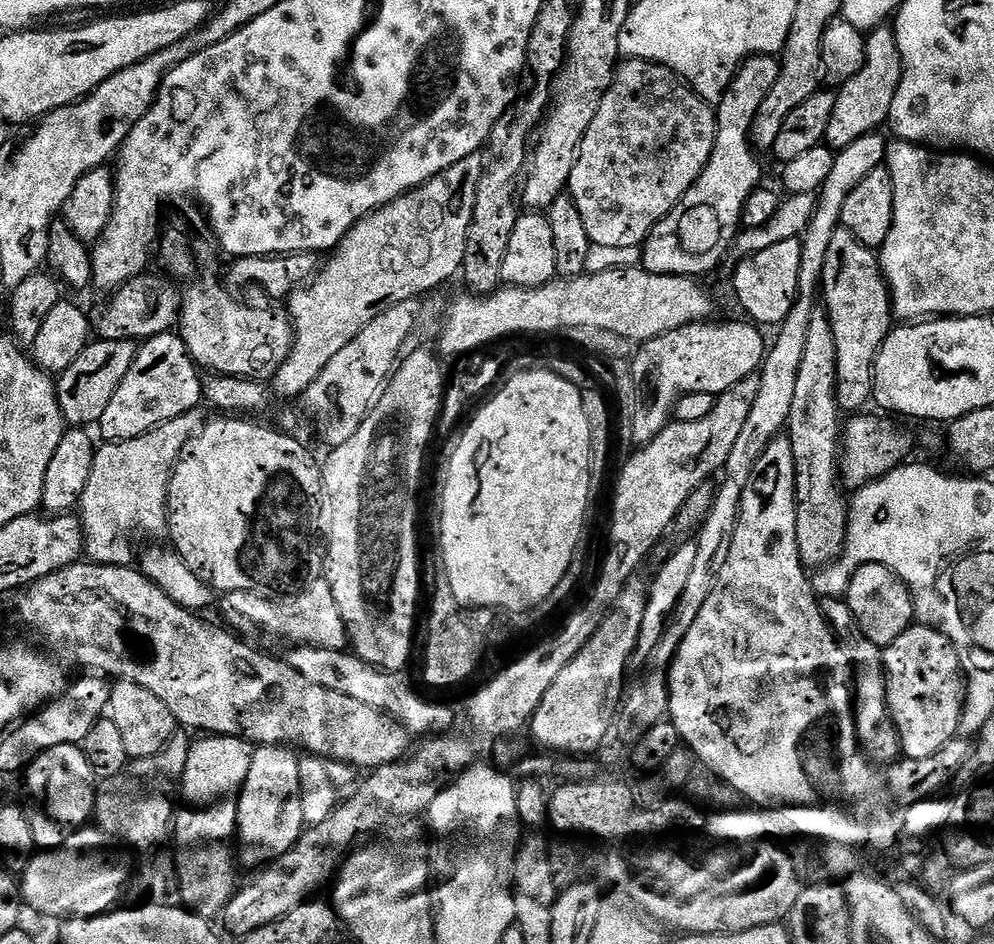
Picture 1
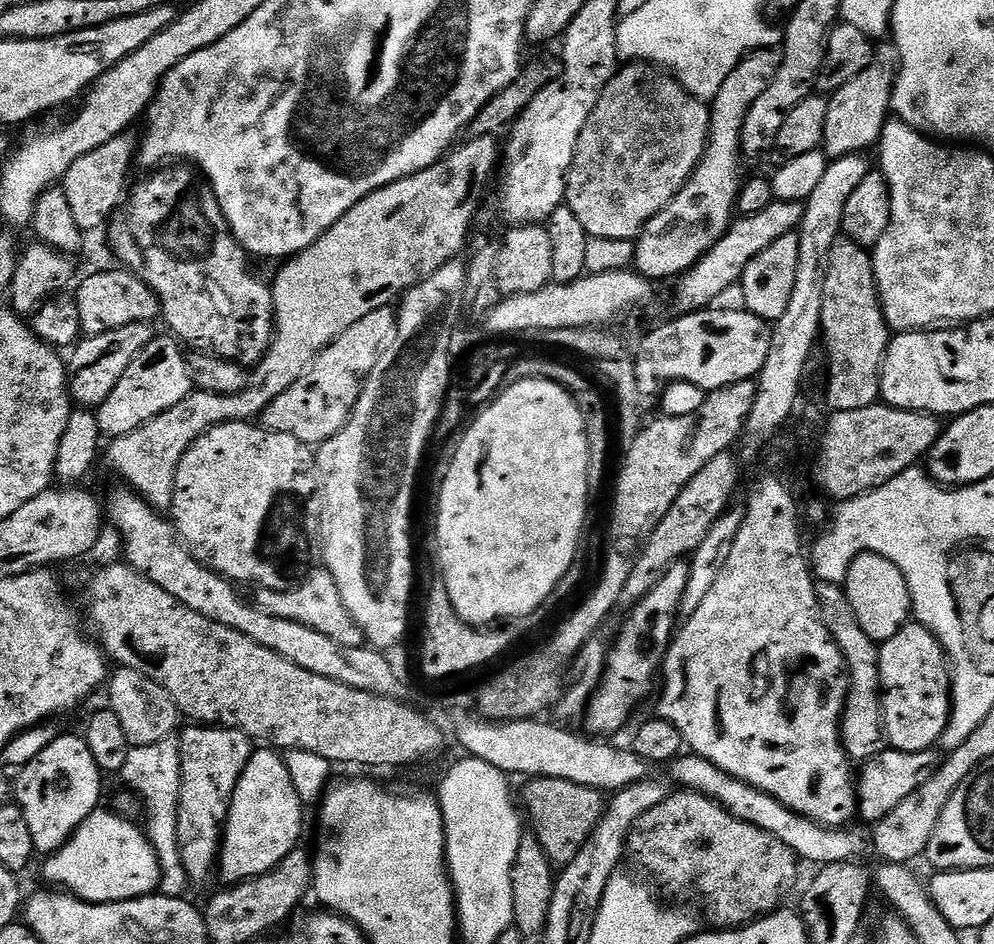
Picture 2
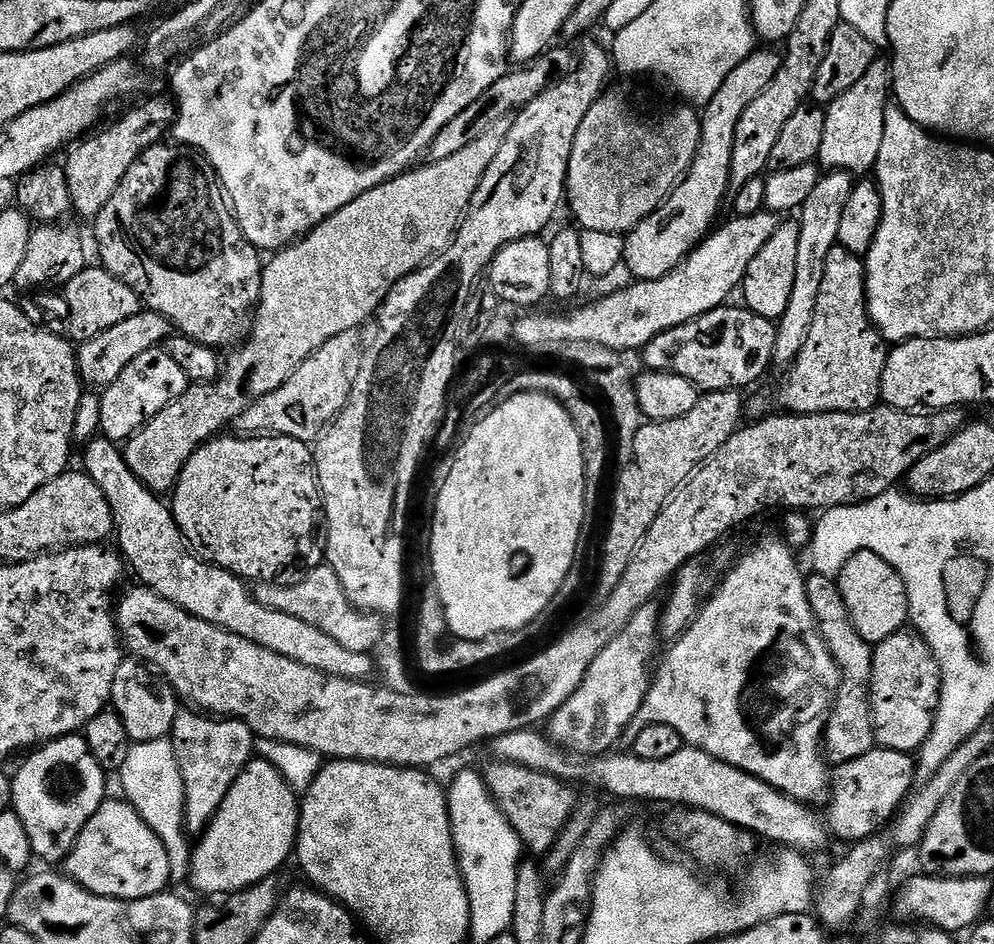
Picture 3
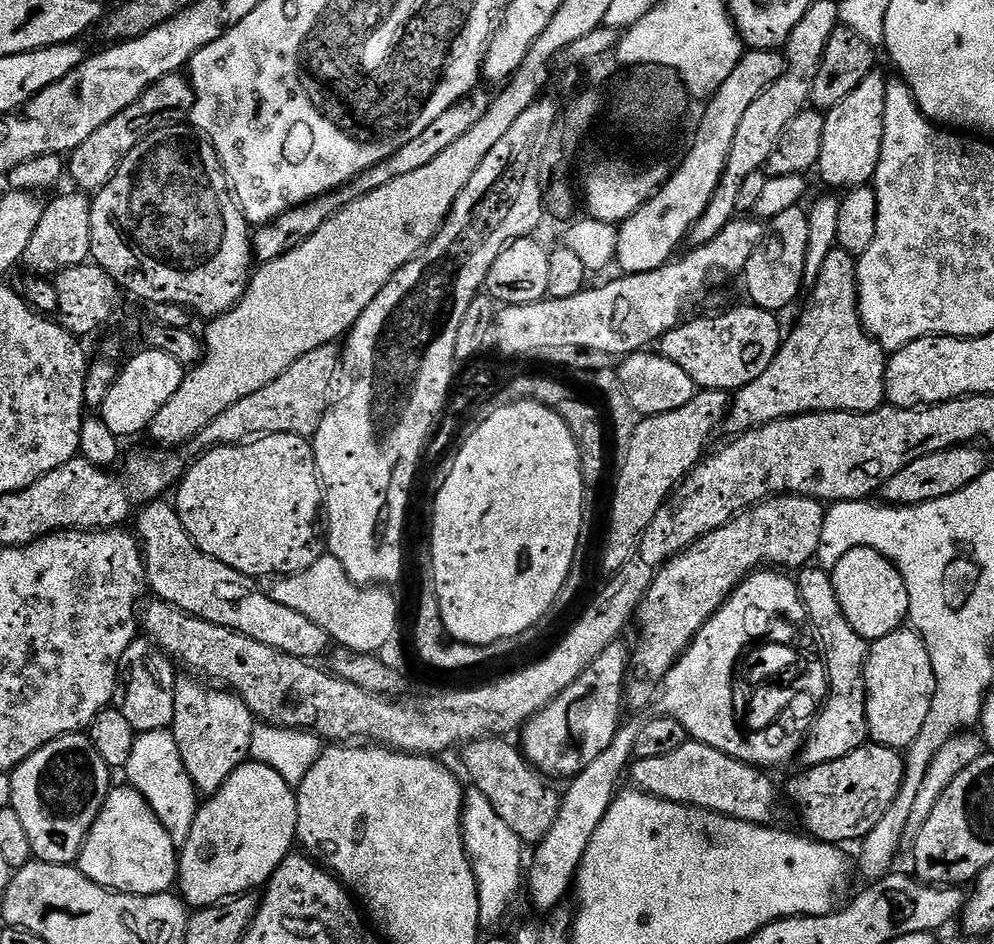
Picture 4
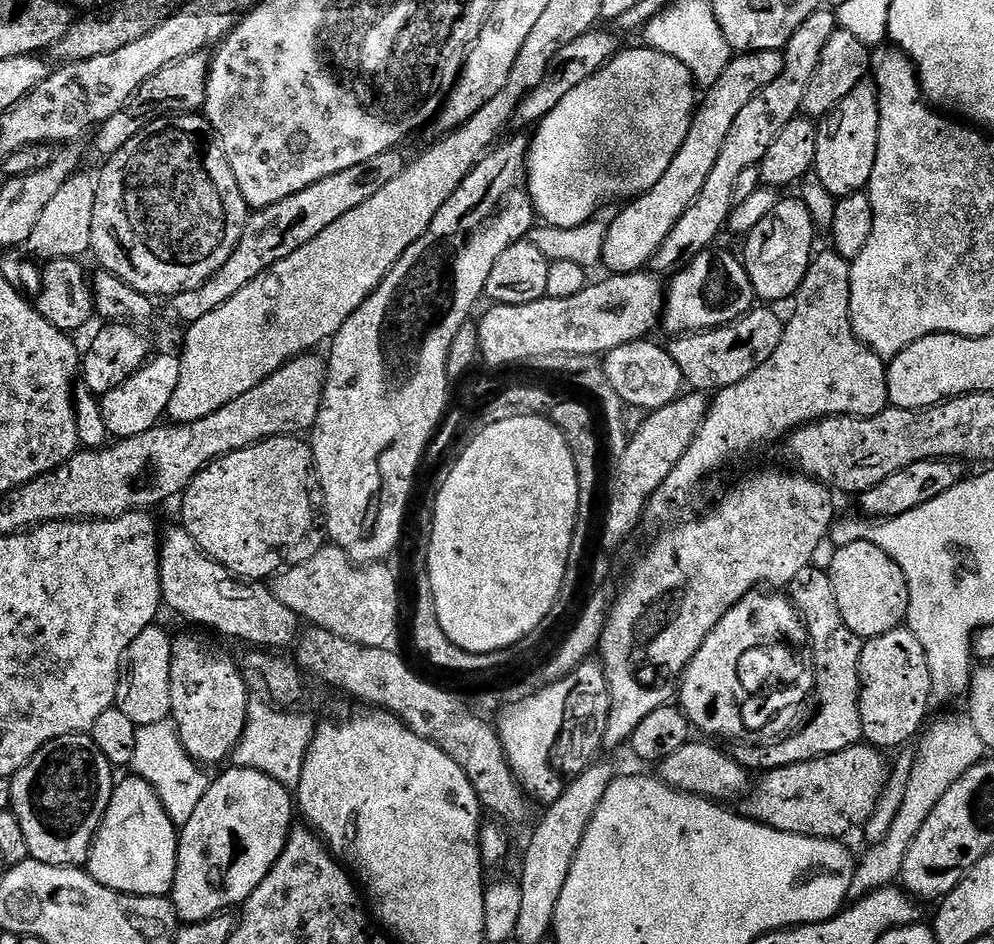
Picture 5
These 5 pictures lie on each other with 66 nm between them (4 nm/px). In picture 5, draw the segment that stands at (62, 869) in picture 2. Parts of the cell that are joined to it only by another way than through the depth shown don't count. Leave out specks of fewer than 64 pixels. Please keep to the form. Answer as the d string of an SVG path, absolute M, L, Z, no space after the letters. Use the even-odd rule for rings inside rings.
M128 774L124 781L117 783L112 789L110 806L106 806L106 814L100 823L100 829L92 839L92 852L88 856L86 871L102 886L127 896L162 896L167 897L174 886L176 859L180 841L178 829L166 814L158 794L140 776Z

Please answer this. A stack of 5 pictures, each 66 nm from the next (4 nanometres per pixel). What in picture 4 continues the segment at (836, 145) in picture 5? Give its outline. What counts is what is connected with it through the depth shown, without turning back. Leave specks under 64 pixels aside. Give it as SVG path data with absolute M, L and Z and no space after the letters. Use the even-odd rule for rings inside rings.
M874 70L866 74L866 78L862 78L857 88L850 90L838 106L827 109L818 173L832 187L829 189L862 188L873 183L882 150L887 85L886 76L880 70Z

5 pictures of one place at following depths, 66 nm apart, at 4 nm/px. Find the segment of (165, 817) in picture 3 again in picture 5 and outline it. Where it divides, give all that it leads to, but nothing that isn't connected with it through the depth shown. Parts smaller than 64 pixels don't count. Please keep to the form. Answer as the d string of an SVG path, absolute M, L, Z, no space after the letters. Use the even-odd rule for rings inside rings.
M171 723L139 726L136 733L138 738L134 741L131 771L146 782L150 782L150 786L158 794L170 822L174 822L177 829L182 829L186 826L186 822L190 822L198 802L202 802L202 794L206 794L210 776L204 773L207 771L201 765L190 758L190 754L186 754L180 741L180 735L176 733L176 729Z

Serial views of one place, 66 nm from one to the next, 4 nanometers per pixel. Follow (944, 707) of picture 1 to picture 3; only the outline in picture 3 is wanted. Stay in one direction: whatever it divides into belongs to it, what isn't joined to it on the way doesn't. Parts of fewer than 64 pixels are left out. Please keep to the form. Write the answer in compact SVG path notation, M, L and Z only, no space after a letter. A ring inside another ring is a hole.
M901 630L875 645L872 654L872 721L876 723L876 743L879 747L915 753L930 738L936 711L940 705L940 667L930 646L915 631Z

